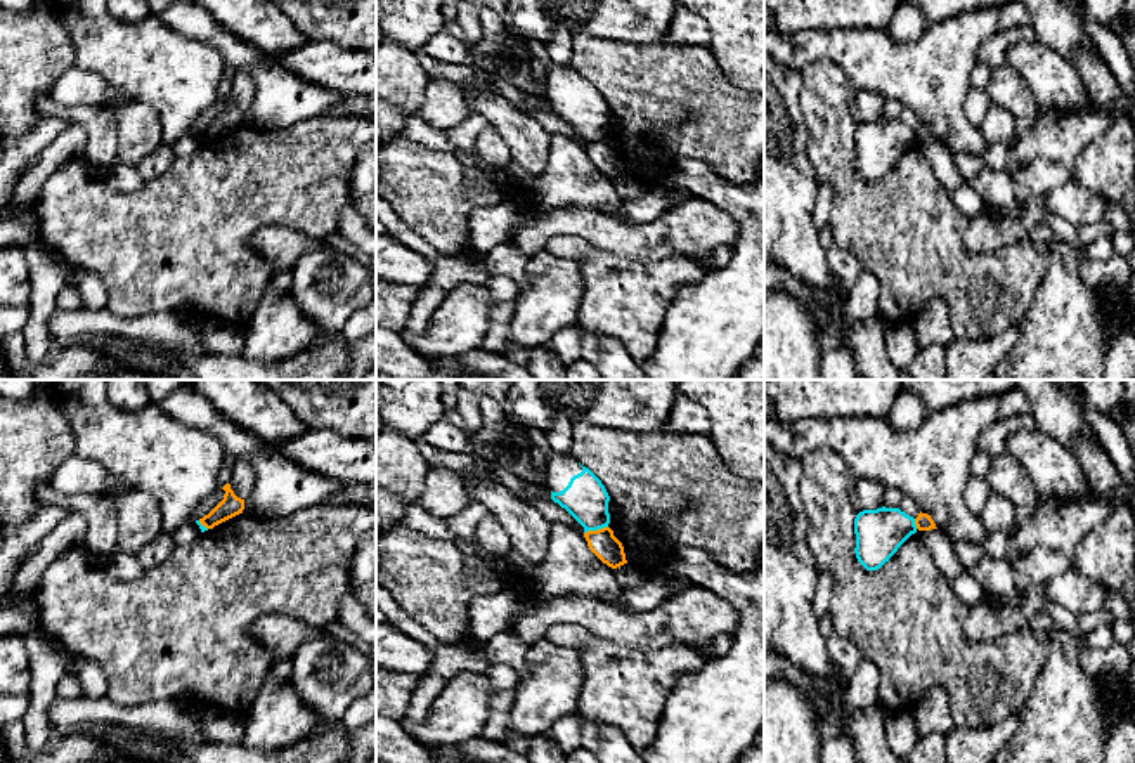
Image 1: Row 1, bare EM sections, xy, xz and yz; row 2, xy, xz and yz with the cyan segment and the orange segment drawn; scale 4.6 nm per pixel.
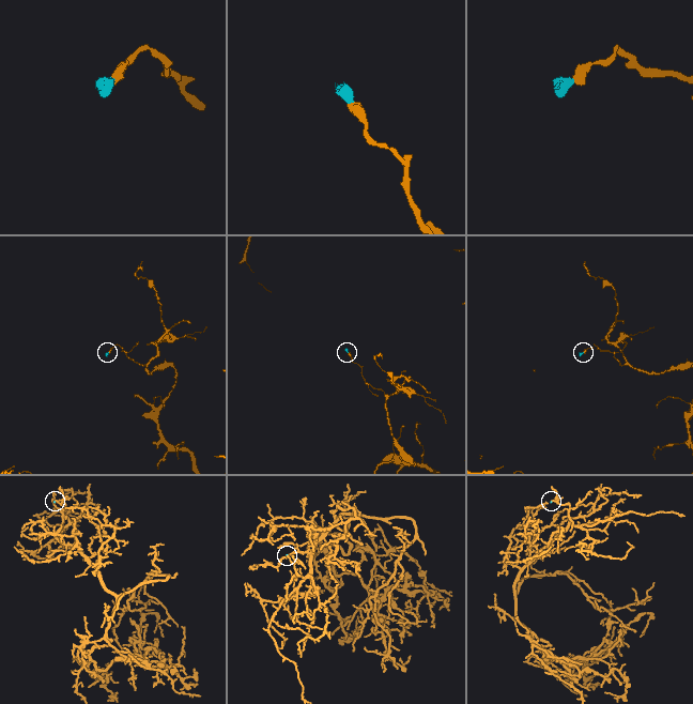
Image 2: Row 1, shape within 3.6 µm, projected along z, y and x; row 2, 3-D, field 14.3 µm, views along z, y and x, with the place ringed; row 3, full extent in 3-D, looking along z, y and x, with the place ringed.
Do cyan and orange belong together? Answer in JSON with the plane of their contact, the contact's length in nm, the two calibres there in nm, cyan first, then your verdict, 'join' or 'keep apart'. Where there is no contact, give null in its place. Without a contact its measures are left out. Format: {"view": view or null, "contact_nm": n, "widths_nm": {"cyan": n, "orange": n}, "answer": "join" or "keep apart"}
{"view": "xz", "contact_nm": 120, "widths_nm": {"cyan": 200, "orange": 120}, "answer": "keep apart"}

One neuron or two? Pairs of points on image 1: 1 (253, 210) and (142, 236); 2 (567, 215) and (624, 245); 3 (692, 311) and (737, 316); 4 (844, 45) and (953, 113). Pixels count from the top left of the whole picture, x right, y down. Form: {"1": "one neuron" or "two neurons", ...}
{"1": "one neuron", "2": "one neuron", "3": "one neuron", "4": "one neuron"}

